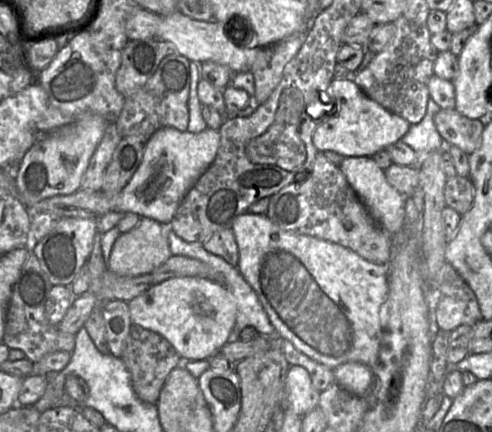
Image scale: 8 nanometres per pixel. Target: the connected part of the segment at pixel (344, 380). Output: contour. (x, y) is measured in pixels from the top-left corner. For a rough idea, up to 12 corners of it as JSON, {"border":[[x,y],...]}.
{"border":[[347,362],[333,369],[336,382],[357,396],[373,383],[371,368]]}

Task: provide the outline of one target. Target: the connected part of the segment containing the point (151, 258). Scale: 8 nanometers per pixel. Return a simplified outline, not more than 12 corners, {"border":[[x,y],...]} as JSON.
{"border":[[141,217],[116,239],[108,268],[151,274],[171,256],[167,227]]}

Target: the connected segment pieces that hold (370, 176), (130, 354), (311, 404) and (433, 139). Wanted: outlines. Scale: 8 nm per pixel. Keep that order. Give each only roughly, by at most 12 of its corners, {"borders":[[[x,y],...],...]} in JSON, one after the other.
{"borders":[[[372,157],[339,169],[375,222],[391,236],[405,224],[406,196]],[[133,325],[121,359],[132,388],[156,404],[181,356],[160,334]],[[290,365],[283,409],[304,416],[318,407],[319,395],[309,372]],[[429,98],[423,119],[401,138],[420,157],[445,148]]]}

